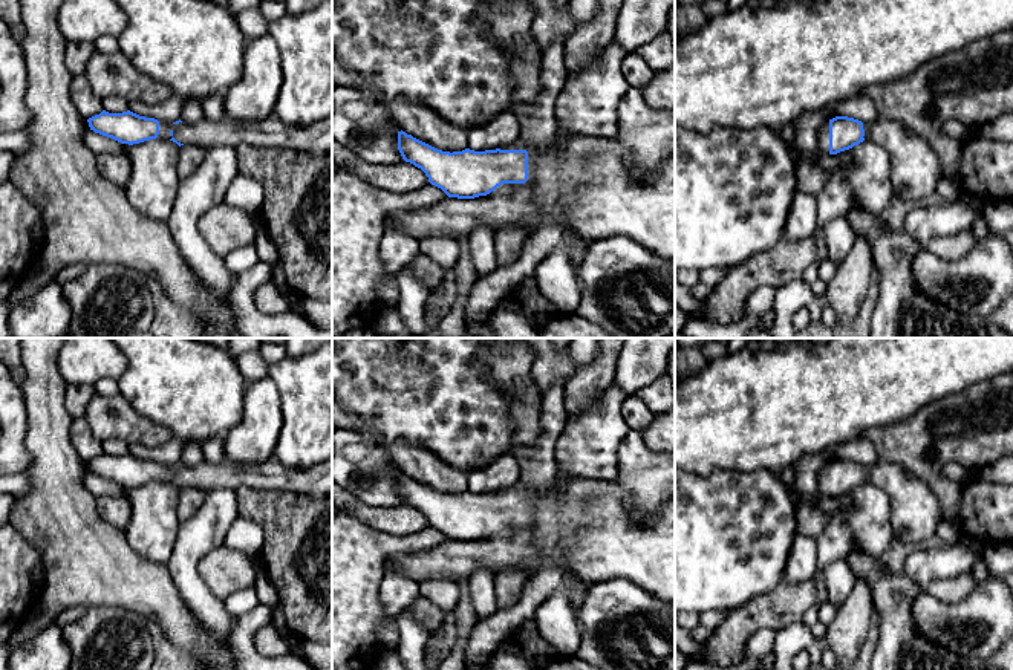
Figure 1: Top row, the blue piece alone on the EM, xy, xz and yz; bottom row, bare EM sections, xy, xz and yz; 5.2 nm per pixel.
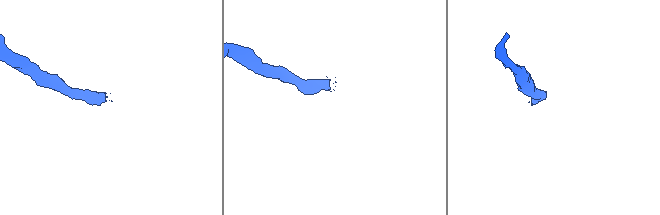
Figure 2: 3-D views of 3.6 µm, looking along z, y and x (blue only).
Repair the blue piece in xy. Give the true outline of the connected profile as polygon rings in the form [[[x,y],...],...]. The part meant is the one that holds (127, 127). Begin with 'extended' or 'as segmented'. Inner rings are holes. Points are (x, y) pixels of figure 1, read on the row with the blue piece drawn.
extended | [[[103,110],[87,119],[90,130],[121,144],[139,144],[150,139],[170,139],[181,145],[213,147],[265,147],[288,148],[309,154],[332,153],[332,116],[308,125],[282,122],[274,113],[263,119],[237,121],[225,116],[219,122],[161,122],[130,110],[109,113]]]

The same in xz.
extended | [[[401,130],[398,150],[406,162],[421,168],[428,182],[447,194],[432,207],[387,216],[386,223],[396,223],[418,242],[433,236],[459,240],[480,226],[496,233],[525,223],[536,231],[543,220],[551,220],[563,233],[571,228],[589,242],[626,236],[649,252],[675,259],[675,154],[643,184],[632,176],[615,136],[572,135],[563,144],[554,139],[545,150],[534,150],[519,138],[496,150],[450,153]]]

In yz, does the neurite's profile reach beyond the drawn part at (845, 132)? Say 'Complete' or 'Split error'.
Split error

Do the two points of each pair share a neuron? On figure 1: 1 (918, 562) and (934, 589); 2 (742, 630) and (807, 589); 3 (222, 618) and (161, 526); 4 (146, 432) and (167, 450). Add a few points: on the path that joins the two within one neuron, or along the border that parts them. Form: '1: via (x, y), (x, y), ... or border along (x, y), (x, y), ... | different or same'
1: border along (964, 571), (954, 577), (934, 580), (925, 588) | different
2: via (758, 615), (776, 611), (791, 600) | same
3: border along (181, 522), (172, 556), (164, 563) | different
4: border along (172, 436), (159, 445), (129, 445) | different

